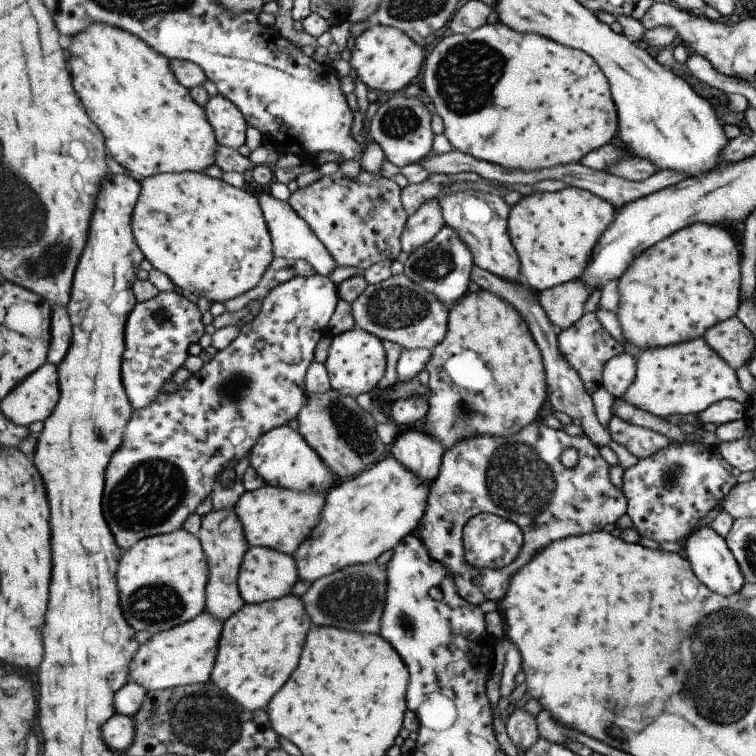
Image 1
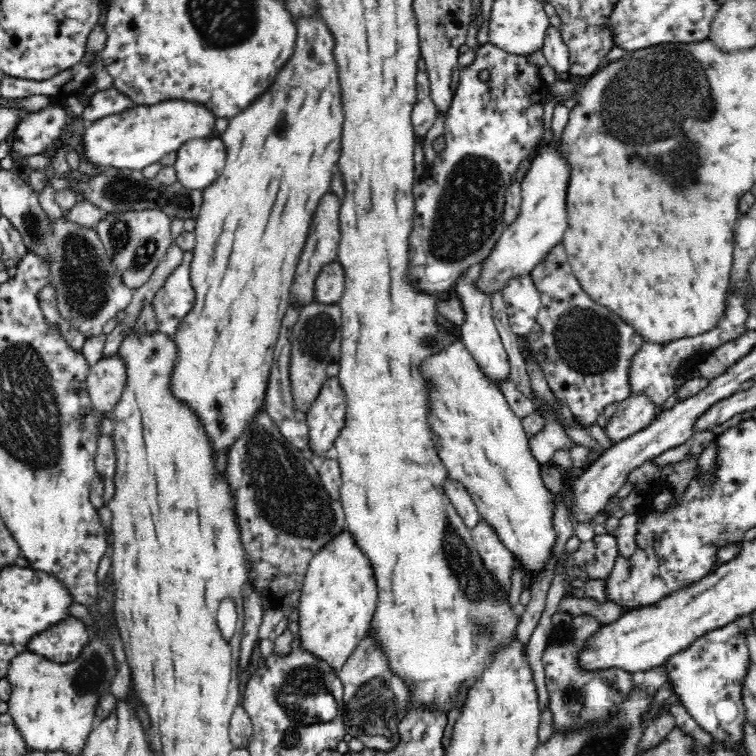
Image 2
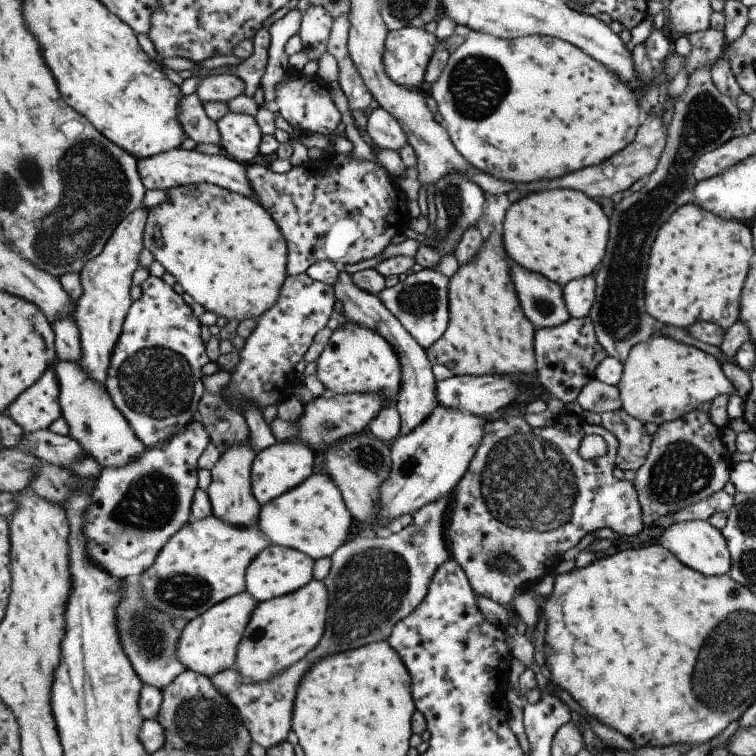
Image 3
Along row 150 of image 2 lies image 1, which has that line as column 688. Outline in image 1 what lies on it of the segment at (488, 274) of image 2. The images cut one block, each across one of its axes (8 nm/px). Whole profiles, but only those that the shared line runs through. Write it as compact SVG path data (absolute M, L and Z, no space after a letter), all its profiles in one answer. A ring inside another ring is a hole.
M711 524L701 527L691 537L686 538L682 544L682 551L692 563L694 574L701 579L712 591L730 597L738 593L743 584L747 582L744 571L741 570L740 563L737 562L736 555L733 554L728 545L727 538L721 536Z

